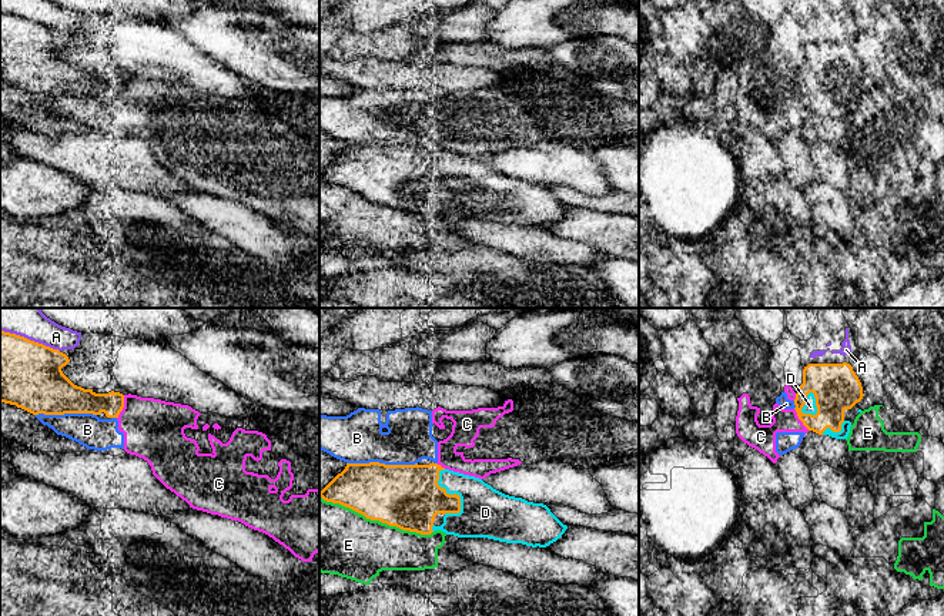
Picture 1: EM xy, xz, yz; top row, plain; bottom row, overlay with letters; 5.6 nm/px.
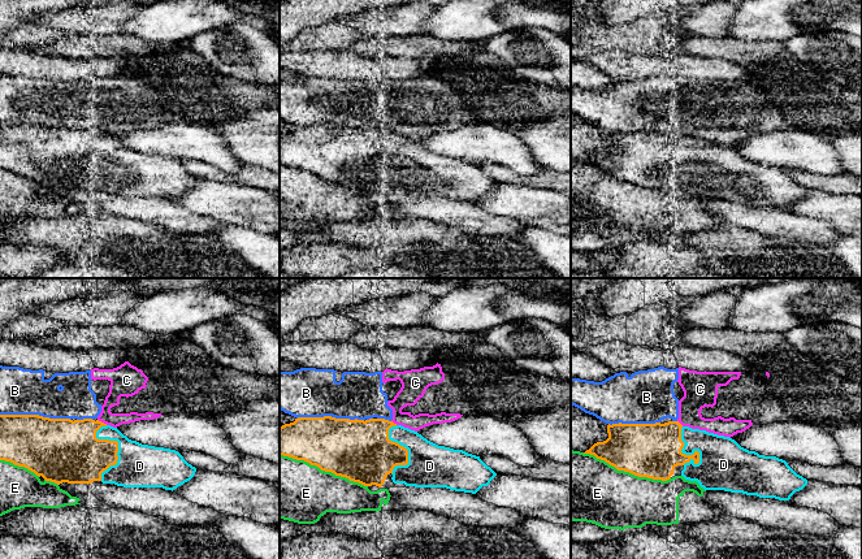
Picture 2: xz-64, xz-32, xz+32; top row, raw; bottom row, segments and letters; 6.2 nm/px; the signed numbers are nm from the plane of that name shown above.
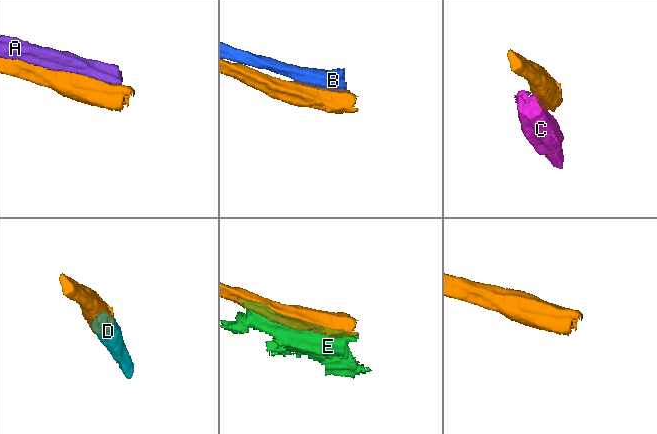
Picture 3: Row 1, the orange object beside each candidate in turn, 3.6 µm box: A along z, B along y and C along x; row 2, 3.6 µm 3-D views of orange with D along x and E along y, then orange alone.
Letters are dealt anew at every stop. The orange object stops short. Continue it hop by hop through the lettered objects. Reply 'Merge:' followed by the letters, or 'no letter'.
Merge: D

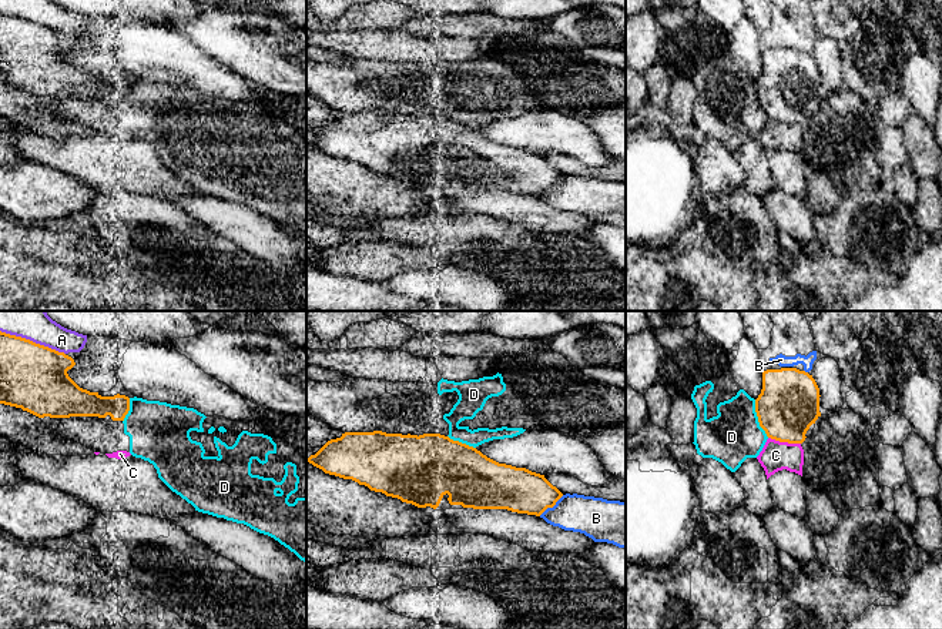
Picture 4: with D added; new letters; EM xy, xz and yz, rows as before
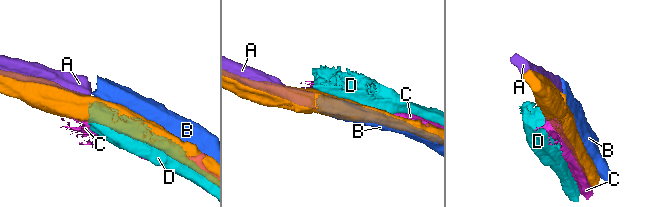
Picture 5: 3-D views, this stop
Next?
Merge: no letter

